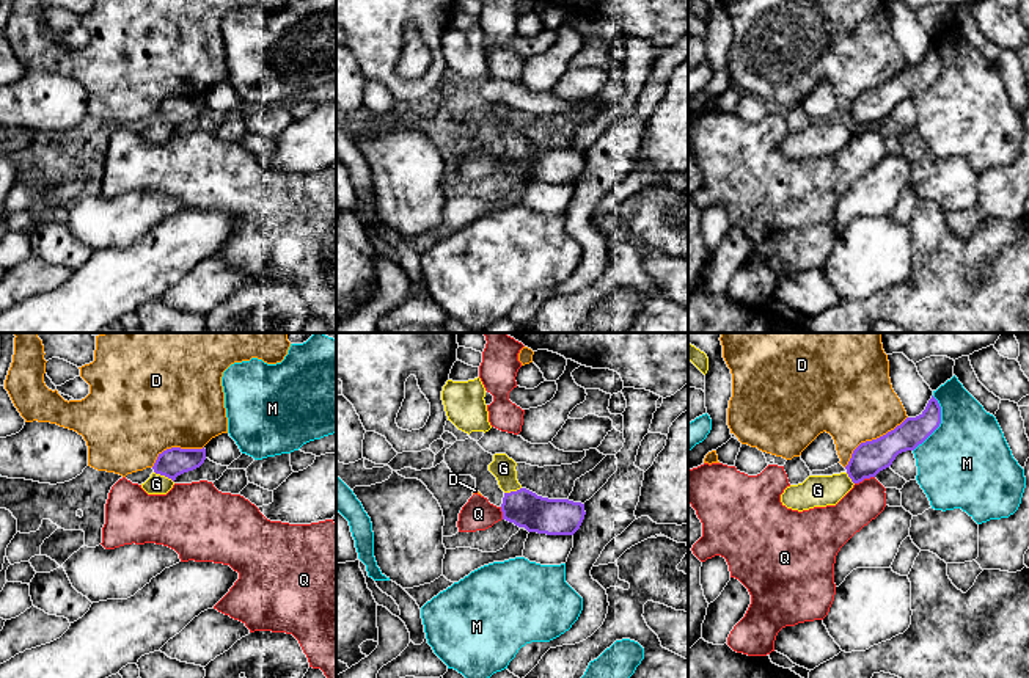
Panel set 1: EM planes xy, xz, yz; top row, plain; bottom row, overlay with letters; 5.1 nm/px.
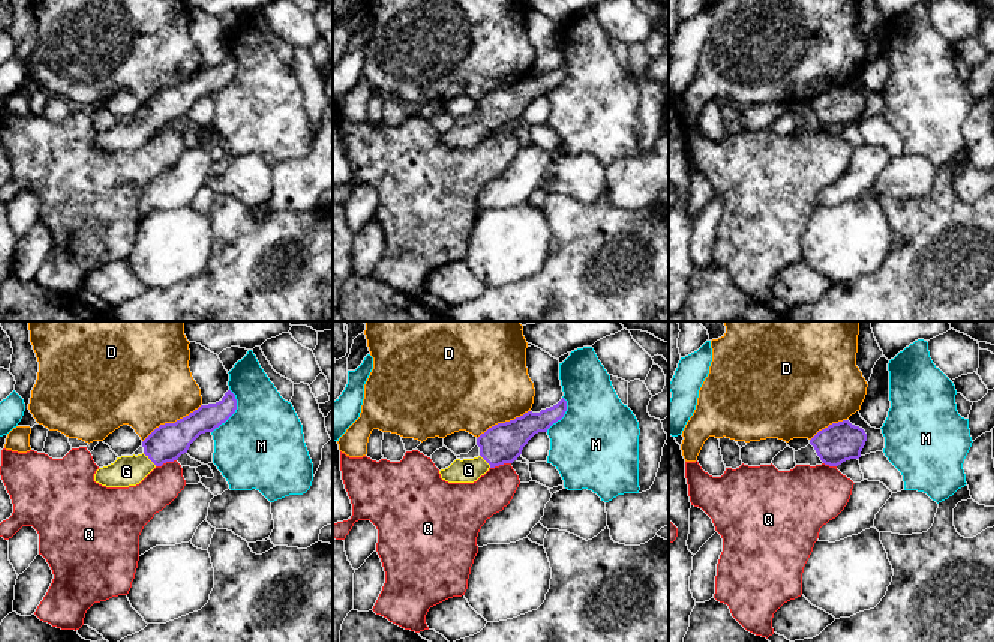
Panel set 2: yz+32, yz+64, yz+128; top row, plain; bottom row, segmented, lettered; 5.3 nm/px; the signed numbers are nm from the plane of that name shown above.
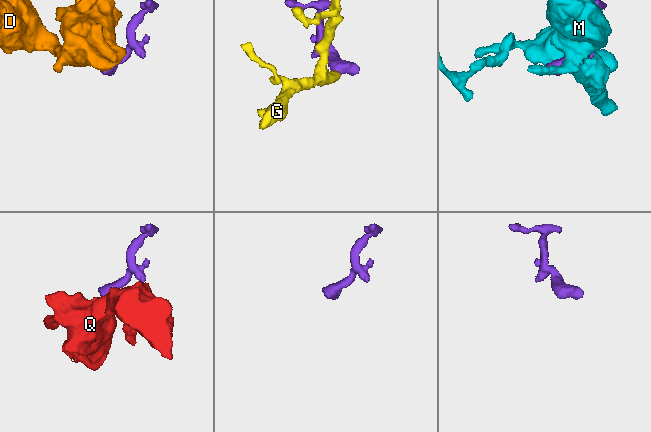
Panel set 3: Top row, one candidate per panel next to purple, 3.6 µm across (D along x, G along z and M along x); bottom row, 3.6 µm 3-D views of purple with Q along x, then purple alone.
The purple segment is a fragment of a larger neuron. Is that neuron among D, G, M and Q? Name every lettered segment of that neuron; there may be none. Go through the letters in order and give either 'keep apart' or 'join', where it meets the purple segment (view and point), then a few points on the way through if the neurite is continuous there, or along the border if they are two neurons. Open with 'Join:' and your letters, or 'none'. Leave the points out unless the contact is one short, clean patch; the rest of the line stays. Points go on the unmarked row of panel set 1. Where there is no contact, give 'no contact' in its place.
Join: G
D: keep apart | yz (872, 88)
G: join | xy (164, 123) | across xy (173, 110), (164, 123), (156, 132)
M: keep apart | yz (940, 71)
Q: keep apart | yz (864, 126) | along yz (874, 124), (855, 132)

